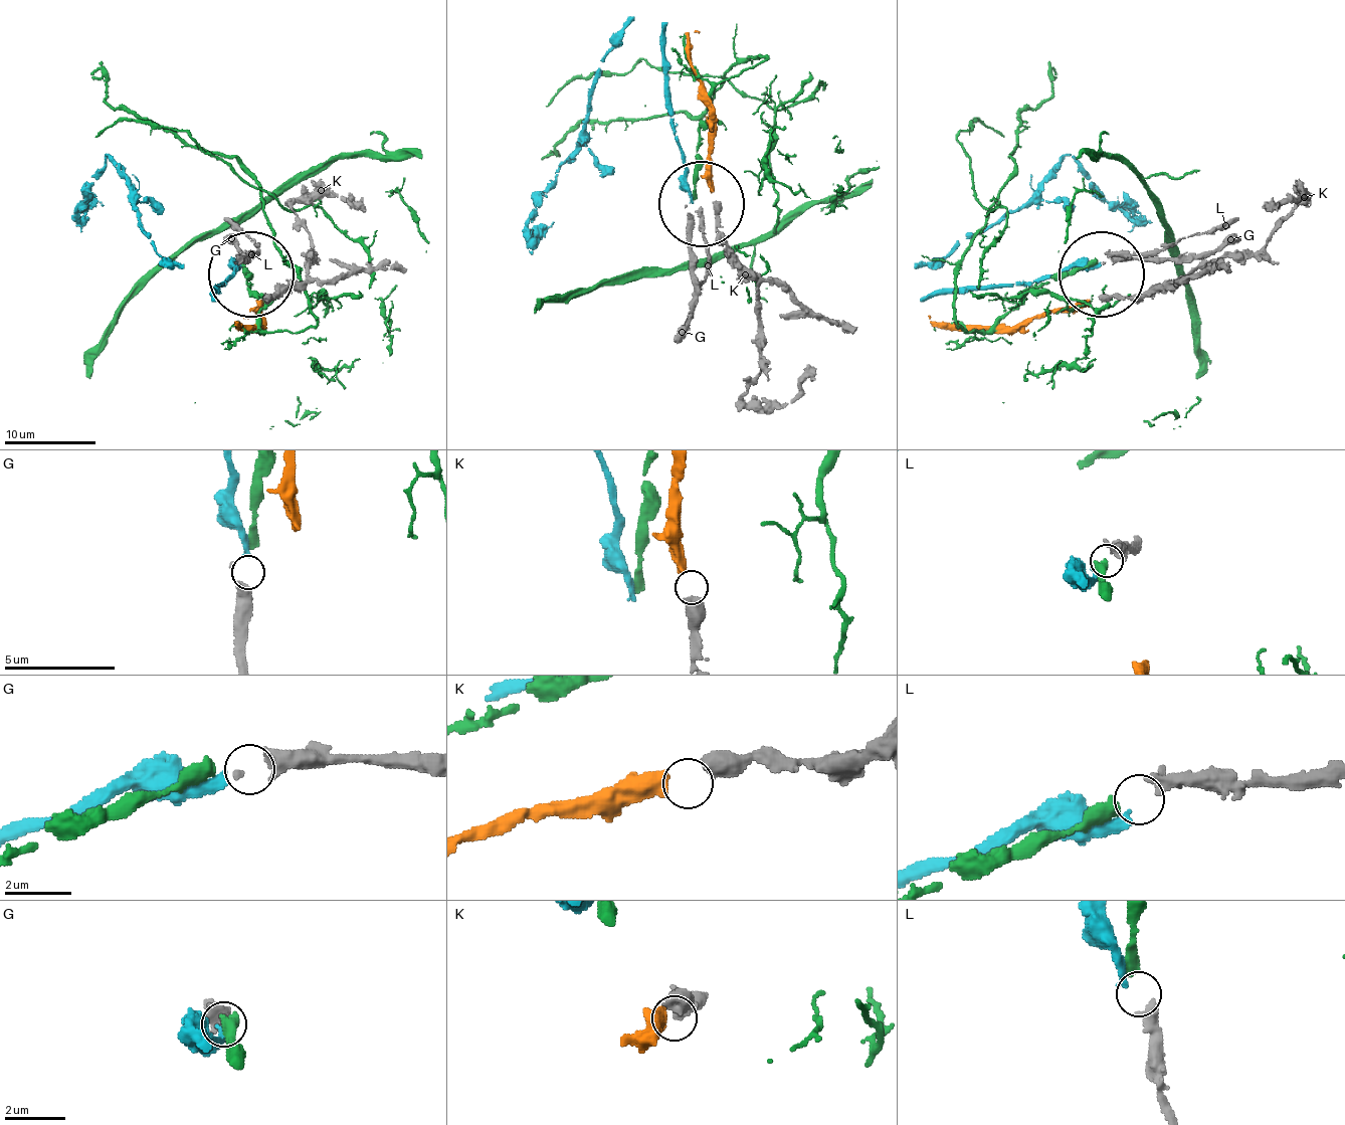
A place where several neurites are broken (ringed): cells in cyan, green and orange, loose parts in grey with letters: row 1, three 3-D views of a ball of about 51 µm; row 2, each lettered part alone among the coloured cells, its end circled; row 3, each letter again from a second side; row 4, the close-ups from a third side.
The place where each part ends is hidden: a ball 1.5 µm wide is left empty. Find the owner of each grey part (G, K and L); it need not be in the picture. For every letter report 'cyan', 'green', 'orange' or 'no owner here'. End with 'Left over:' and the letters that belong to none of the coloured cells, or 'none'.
G: cyan
K: orange
L: green
Left over: none

